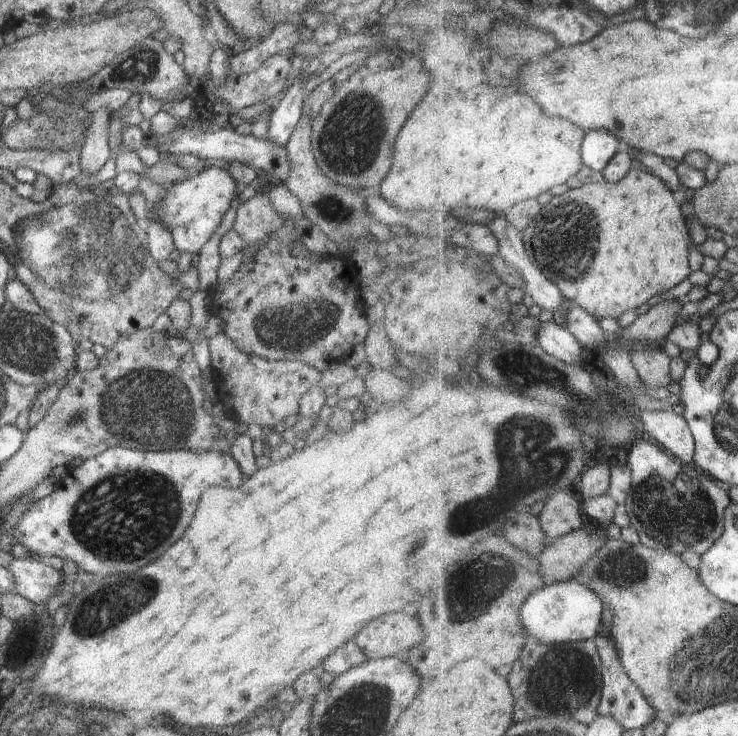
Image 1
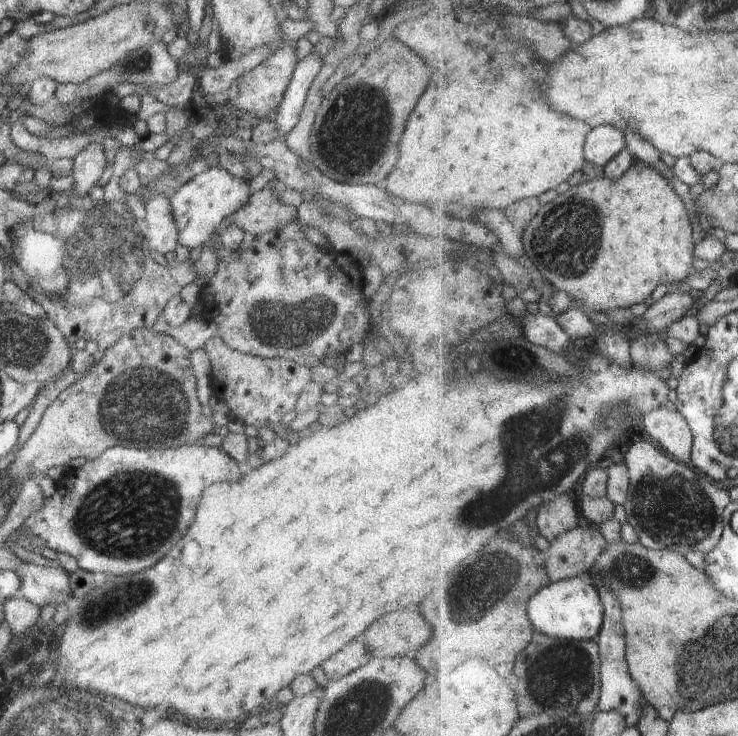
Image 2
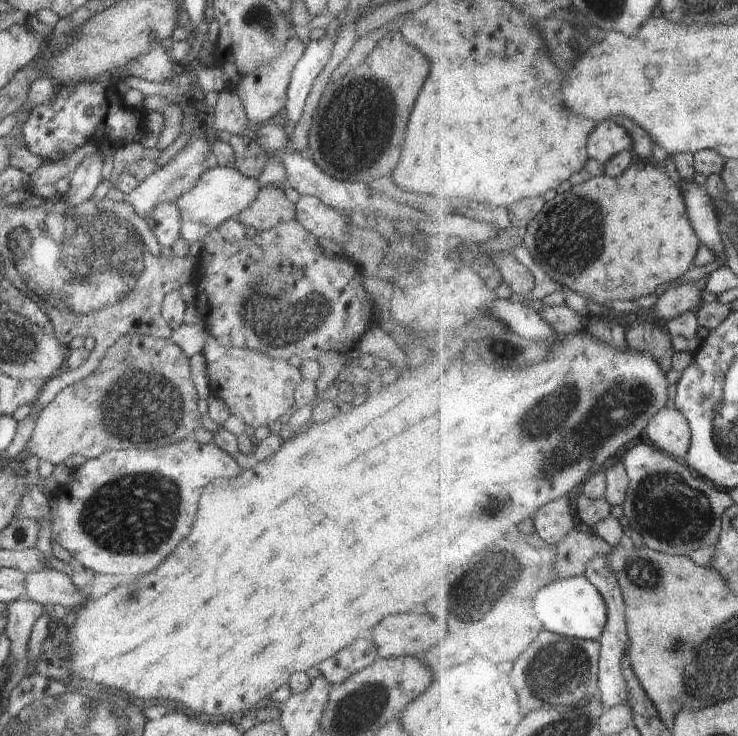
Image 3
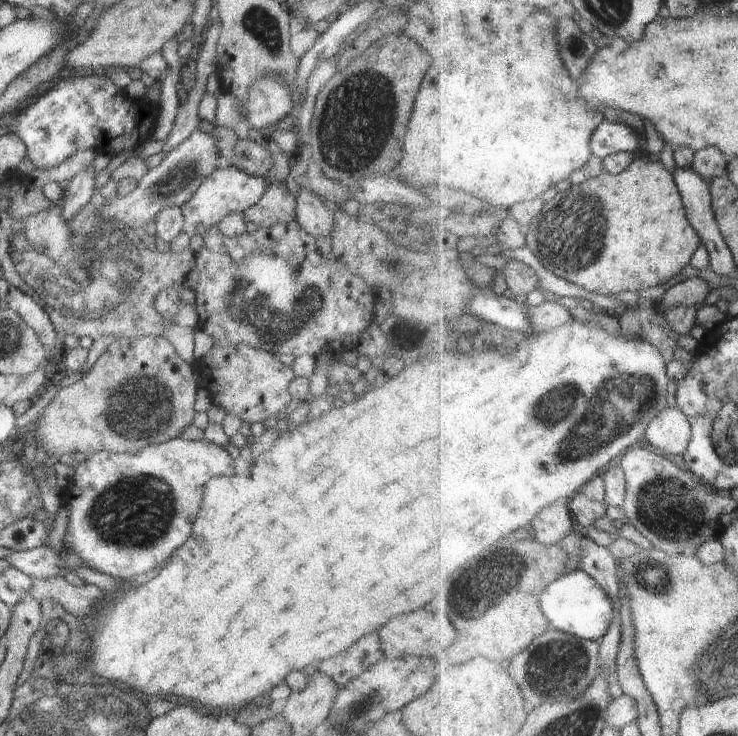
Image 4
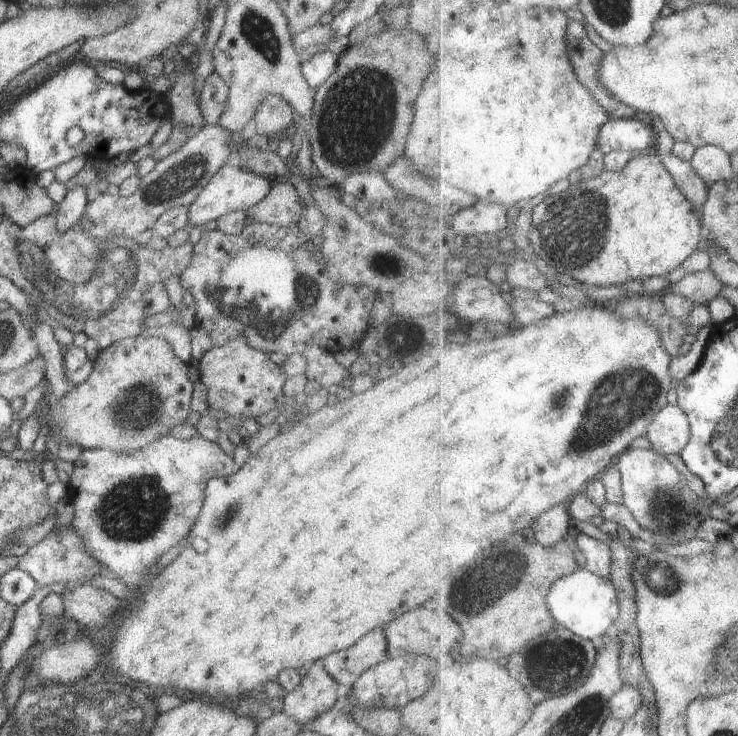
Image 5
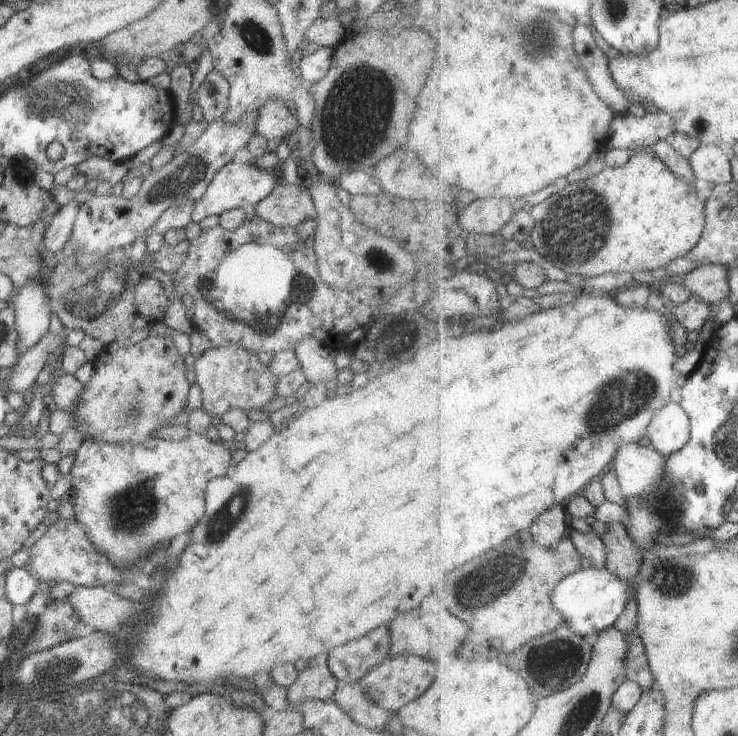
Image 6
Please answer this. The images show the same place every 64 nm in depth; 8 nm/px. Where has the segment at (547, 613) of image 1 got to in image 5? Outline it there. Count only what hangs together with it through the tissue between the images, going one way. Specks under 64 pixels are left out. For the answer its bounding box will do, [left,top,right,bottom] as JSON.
[548,568,621,640]

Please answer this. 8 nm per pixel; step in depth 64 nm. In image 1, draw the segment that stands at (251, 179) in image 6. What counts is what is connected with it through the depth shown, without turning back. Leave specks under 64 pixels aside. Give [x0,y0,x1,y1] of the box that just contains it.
[157,167,237,255]

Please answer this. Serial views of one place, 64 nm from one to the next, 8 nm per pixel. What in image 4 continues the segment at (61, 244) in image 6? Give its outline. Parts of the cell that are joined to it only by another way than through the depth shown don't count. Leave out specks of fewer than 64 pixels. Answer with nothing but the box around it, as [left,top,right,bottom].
[58,167,95,223]

